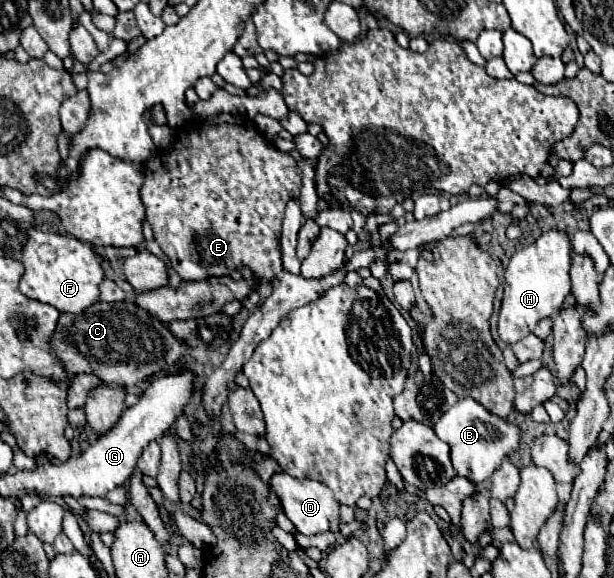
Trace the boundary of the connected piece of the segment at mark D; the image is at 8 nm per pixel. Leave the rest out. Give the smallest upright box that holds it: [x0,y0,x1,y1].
[269,471,339,537]

